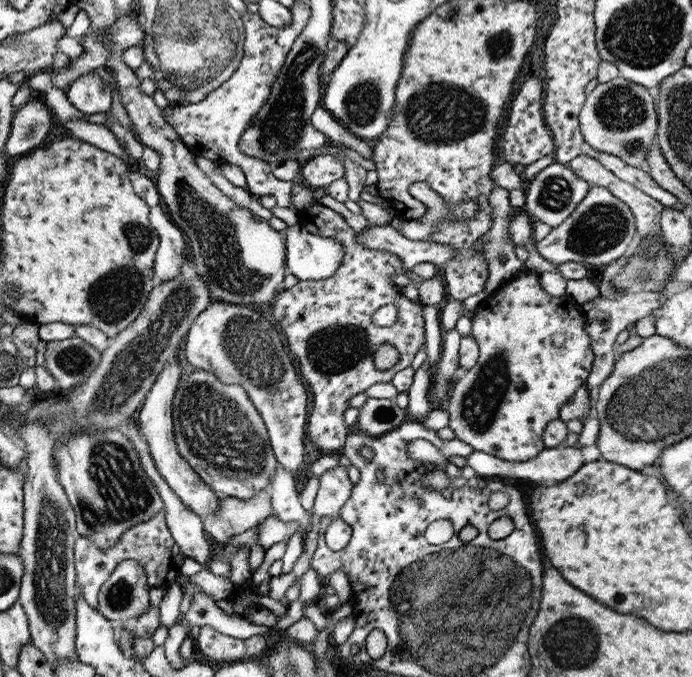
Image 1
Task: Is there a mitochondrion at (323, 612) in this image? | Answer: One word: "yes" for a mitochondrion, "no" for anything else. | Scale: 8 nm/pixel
no

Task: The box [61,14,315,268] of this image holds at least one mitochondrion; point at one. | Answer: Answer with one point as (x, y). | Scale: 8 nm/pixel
(138, 238)

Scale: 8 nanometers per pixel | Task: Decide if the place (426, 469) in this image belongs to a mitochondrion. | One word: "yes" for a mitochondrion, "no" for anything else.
no

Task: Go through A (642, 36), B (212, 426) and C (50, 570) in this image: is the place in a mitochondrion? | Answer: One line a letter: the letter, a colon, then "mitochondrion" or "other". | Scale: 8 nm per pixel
A: mitochondrion
B: mitochondrion
C: mitochondrion

